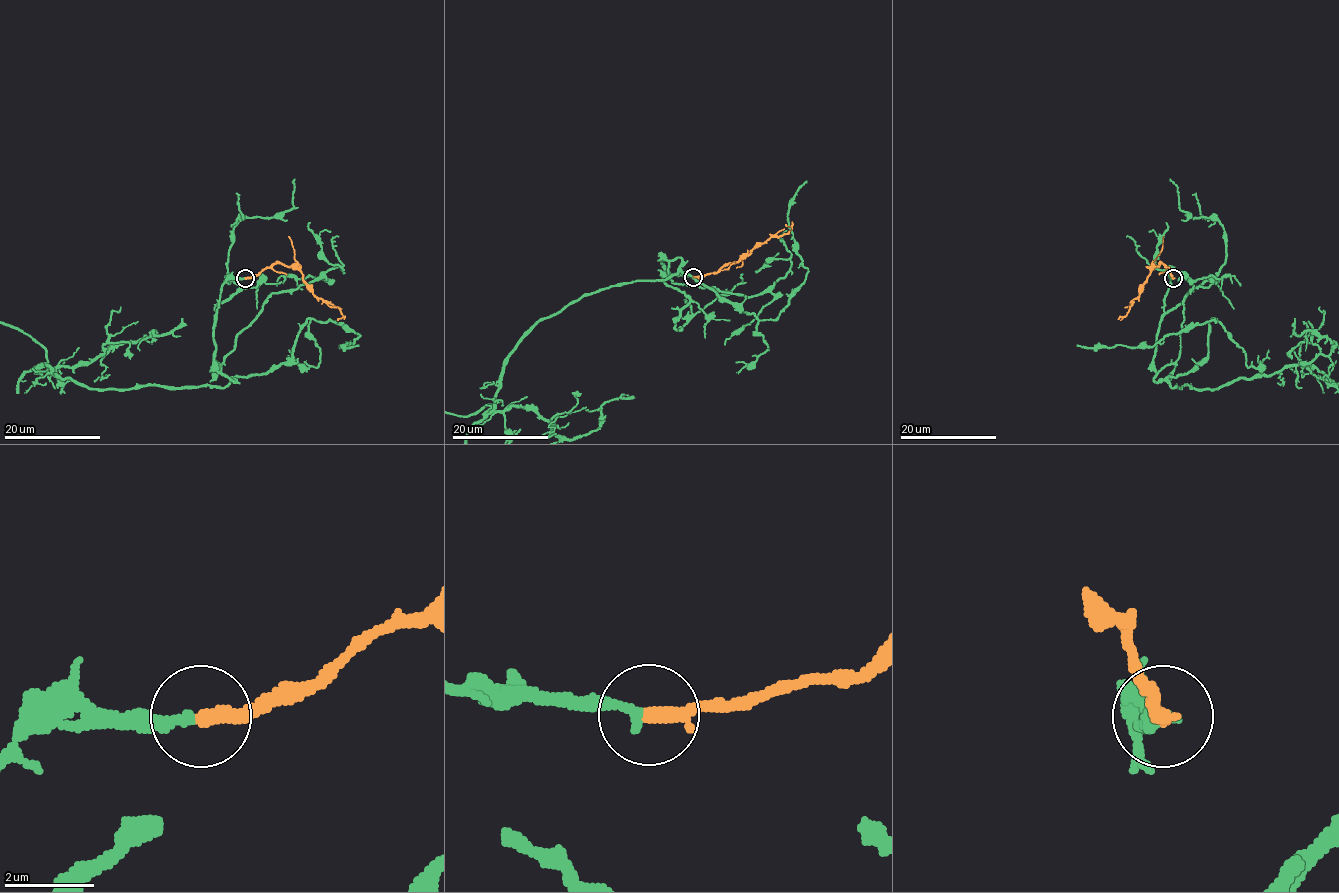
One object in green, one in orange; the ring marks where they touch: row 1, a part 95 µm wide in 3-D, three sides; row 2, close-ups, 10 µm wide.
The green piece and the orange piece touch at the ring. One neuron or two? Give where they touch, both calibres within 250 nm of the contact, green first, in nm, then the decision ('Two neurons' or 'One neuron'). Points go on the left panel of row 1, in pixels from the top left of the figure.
Place: (245, 278). Thickness 240 nm (green) against 360 nm. One neuron

